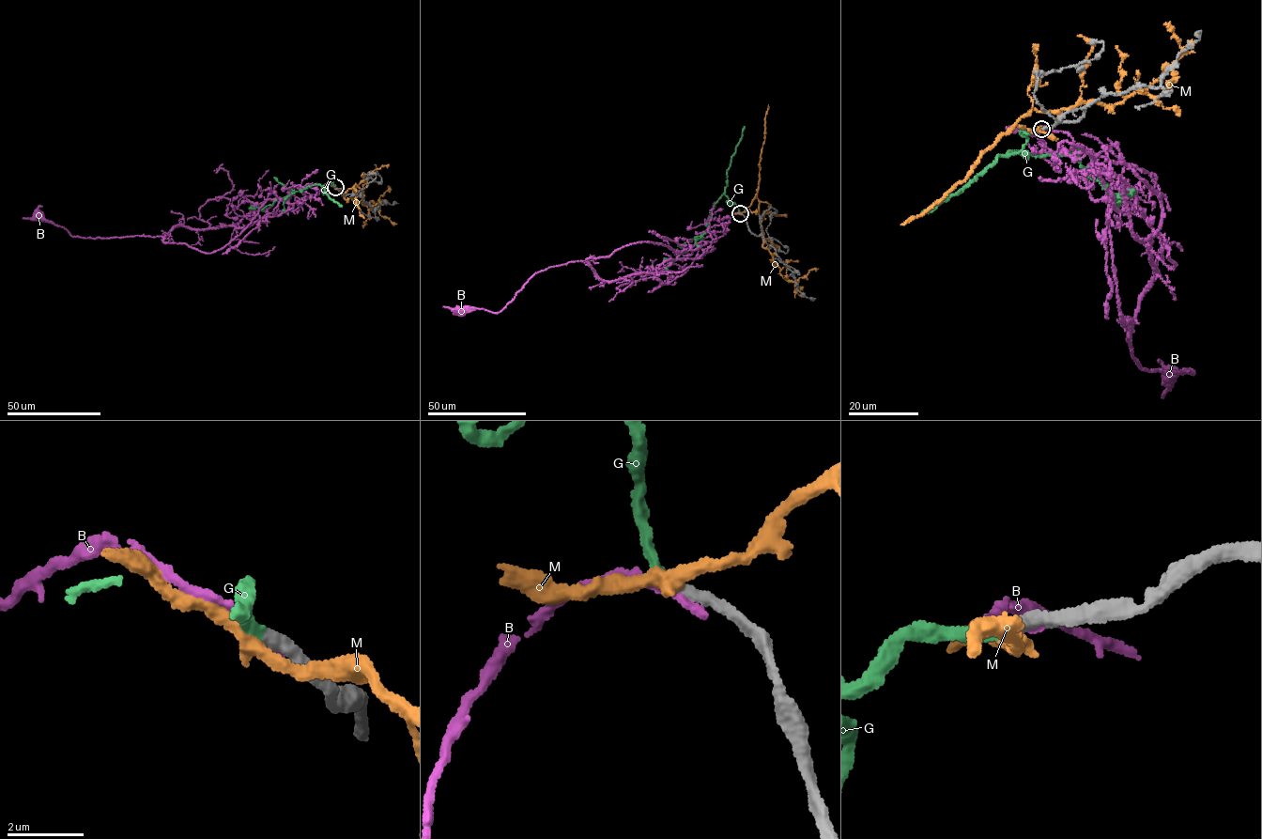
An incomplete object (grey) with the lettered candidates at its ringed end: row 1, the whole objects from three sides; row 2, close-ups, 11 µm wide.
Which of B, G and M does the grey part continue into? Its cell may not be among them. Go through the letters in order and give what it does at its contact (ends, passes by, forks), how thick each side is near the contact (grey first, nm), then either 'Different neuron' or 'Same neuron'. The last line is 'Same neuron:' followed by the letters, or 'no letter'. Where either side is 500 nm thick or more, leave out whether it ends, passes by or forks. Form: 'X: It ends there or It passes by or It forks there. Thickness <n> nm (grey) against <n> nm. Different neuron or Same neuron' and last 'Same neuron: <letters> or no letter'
B: It ends there. Thickness 360 nm (grey) against 300 nm. Different neuron
G: It ends there. Thickness 340 nm (grey) against 280 nm. Same neuron
M: It passes by. Thickness 340 nm (grey) against 360 nm. Different neuron
Same neuron: G

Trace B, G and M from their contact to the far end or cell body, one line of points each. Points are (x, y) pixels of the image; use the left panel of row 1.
B: (335, 188), (329, 183), (292, 204), (269, 199), (211, 253), (161, 237), (74, 237), (38, 217)
G: (335, 188), (332, 182), (324, 189), (315, 184), (261, 209), (252, 207), (251, 204)
M: (335, 188), (346, 192), (355, 184), (351, 198), (355, 202), (376, 204), (381, 216), (396, 224)

